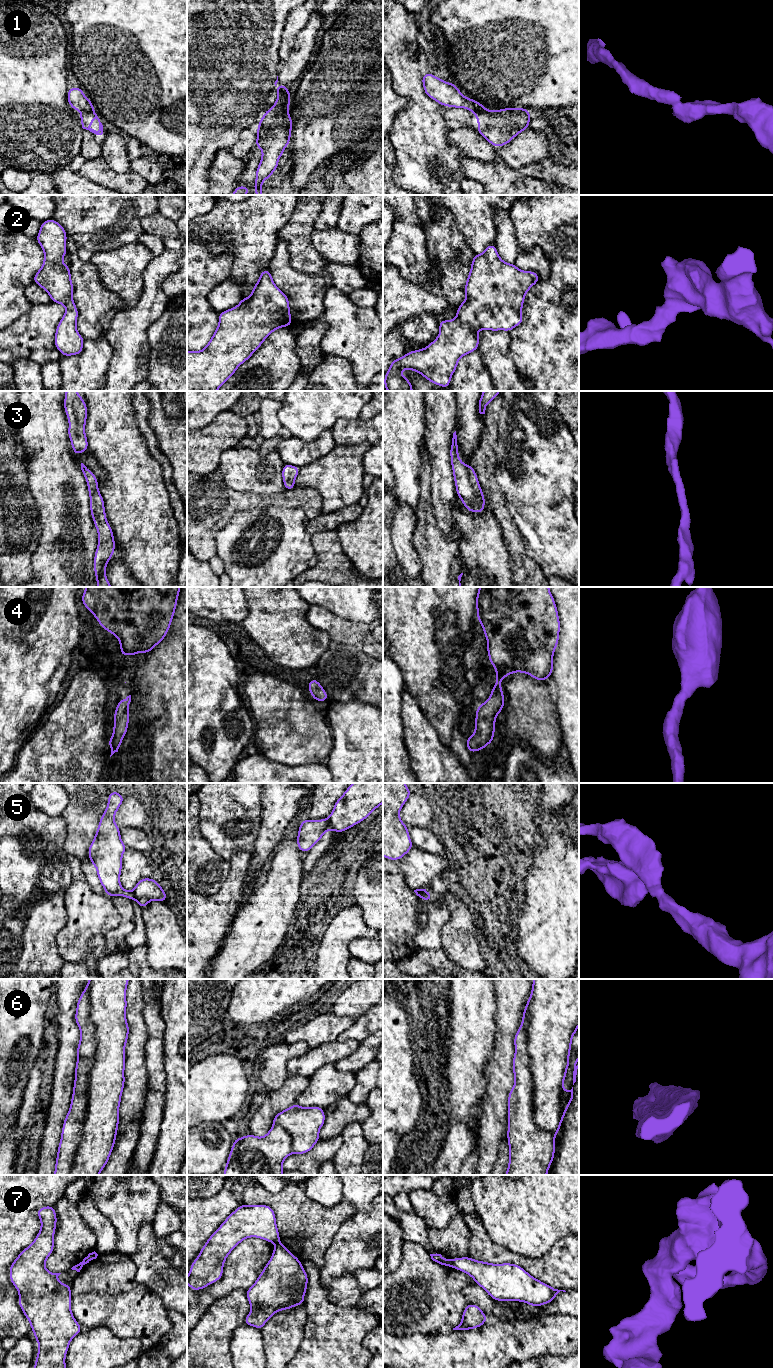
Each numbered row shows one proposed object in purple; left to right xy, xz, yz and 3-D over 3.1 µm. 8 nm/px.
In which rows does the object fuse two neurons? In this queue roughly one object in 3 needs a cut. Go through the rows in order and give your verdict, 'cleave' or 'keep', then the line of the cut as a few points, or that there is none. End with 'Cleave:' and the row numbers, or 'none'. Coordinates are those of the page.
1: cleave | xz (288, 92), (286, 96), (278, 99)
2: keep | no cut
3: keep | no cut
4: keep | no cut
5: cleave | yz (429, 893), (423, 893), (419, 897)
6: cleave | xy (89, 982), (95, 1050), (87, 1076), (81, 1139), (68, 1174)
7: cleave | yz (448, 1260), (450, 1264)
Cleave: 1, 5, 6, 7

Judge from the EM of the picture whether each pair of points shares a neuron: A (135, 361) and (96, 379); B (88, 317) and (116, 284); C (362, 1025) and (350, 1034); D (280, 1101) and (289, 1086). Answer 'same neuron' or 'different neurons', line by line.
A: different neurons
B: different neurons
C: same neuron
D: same neuron

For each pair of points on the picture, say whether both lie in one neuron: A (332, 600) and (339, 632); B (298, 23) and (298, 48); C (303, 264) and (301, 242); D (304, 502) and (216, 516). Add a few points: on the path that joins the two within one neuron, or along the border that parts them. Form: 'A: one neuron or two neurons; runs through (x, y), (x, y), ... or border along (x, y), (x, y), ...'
A: two neurons; border along (313, 605), (325, 607), (336, 615), (357, 623)
B: two neurons; border along (309, 13), (309, 19), (298, 34), (288, 55)
C: one neuron; runs through (303, 259), (301, 247)
D: one neuron; runs through (282, 500), (238, 501)

